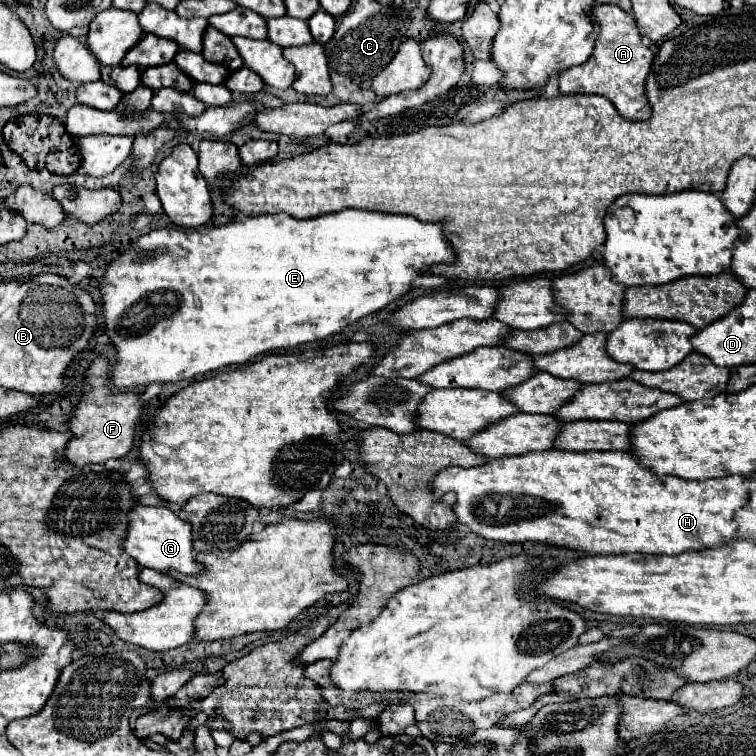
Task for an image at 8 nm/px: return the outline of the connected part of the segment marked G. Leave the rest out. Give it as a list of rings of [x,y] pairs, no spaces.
[[[166,505],[132,507],[132,511],[128,515],[128,535],[124,537],[122,547],[132,559],[136,559],[136,563],[140,563],[142,567],[148,567],[148,569],[156,569],[156,571],[172,569],[172,571],[180,571],[184,575],[194,575],[194,573],[204,571],[204,567],[194,561],[190,523],[182,521]]]

